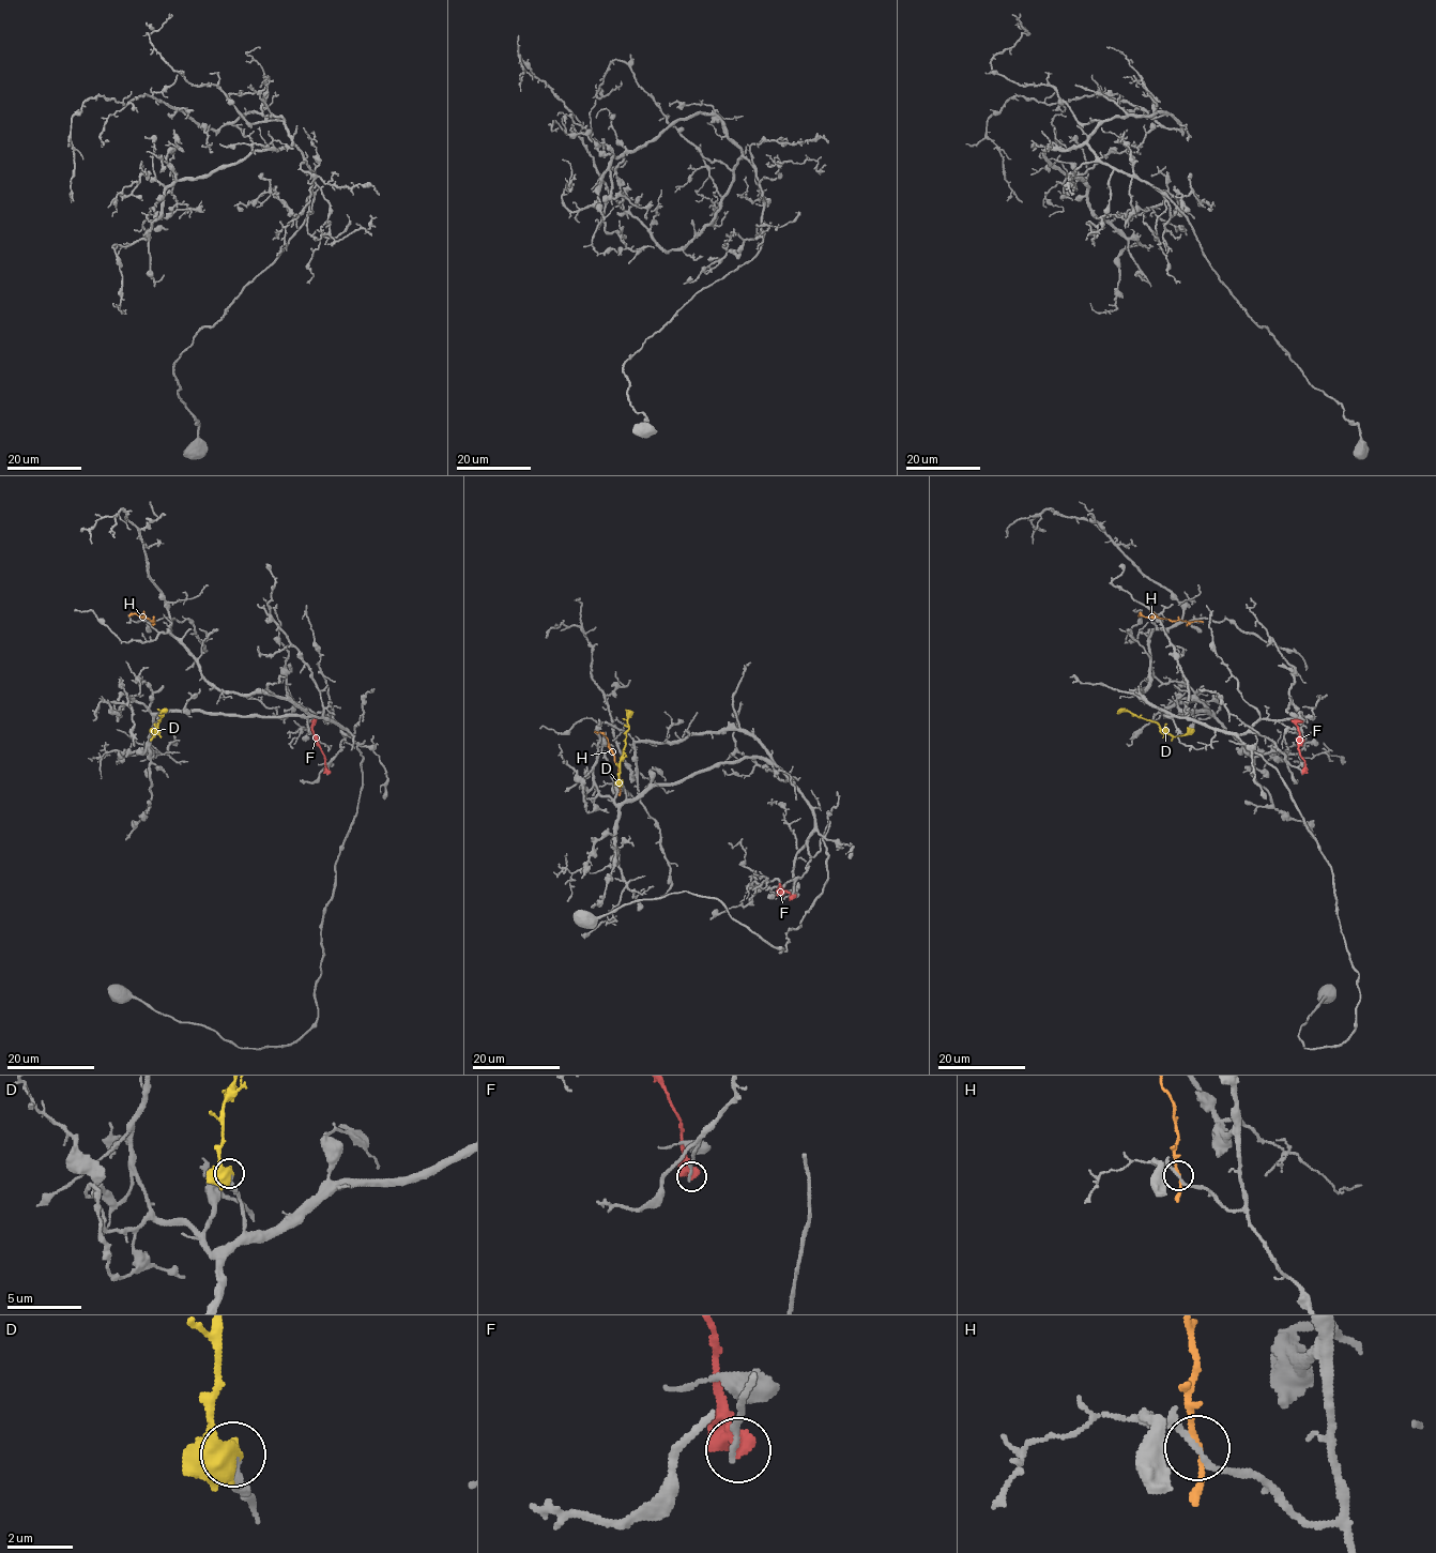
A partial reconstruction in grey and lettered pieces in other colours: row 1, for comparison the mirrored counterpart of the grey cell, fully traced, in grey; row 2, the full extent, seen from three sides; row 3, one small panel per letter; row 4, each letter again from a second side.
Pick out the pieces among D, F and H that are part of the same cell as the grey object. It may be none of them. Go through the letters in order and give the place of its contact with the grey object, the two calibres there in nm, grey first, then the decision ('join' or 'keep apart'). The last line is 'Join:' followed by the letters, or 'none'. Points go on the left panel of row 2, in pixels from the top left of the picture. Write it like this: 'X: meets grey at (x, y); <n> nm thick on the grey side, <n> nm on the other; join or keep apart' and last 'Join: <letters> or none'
D: meets grey at (156, 729); 480 nm thick on the grey side, 750 nm on the other; join
F: meets grey at (327, 773); 180 nm thick on the grey side, 550 nm on the other; keep apart
H: meets grey at (154, 621); 180 nm thick on the grey side, 150 nm on the other; keep apart
Join: D

